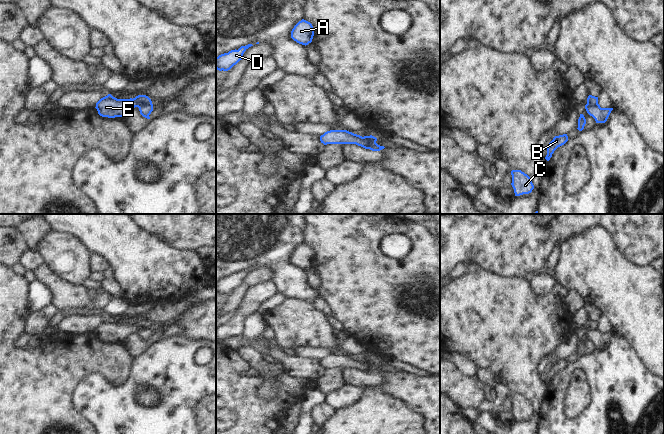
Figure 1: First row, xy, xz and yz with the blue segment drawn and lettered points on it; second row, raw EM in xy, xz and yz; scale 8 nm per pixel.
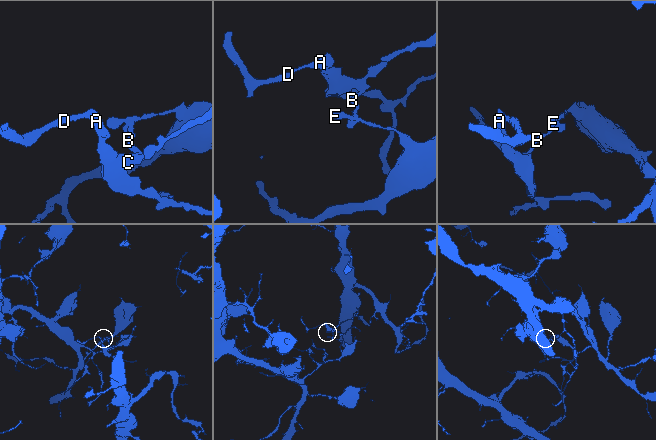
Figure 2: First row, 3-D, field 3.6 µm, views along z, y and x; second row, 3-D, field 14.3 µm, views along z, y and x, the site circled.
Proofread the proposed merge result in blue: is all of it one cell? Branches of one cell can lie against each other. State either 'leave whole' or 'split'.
split

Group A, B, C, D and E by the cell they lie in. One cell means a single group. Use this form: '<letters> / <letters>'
A B C D / E

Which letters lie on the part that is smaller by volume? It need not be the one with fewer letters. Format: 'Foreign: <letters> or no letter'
Foreign: A, B, C, D

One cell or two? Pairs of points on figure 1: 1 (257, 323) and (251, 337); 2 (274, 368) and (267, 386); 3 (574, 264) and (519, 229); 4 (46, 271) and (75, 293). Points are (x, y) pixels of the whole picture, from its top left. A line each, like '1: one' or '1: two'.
1: one
2: one
3: two
4: one

